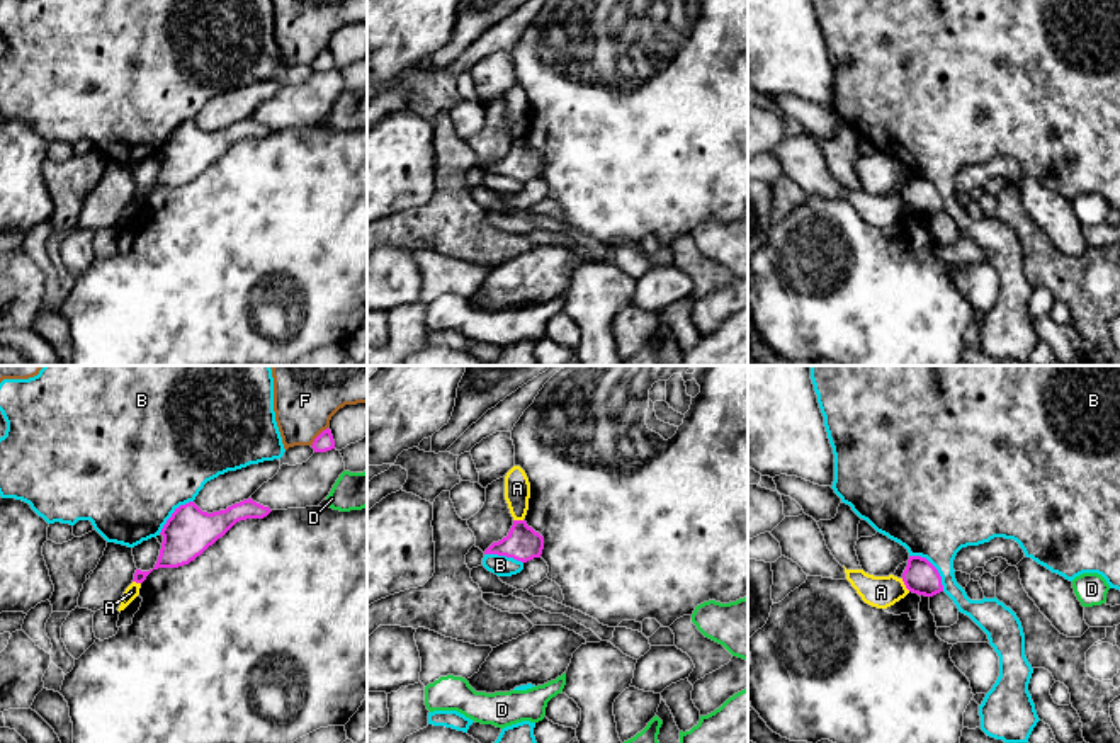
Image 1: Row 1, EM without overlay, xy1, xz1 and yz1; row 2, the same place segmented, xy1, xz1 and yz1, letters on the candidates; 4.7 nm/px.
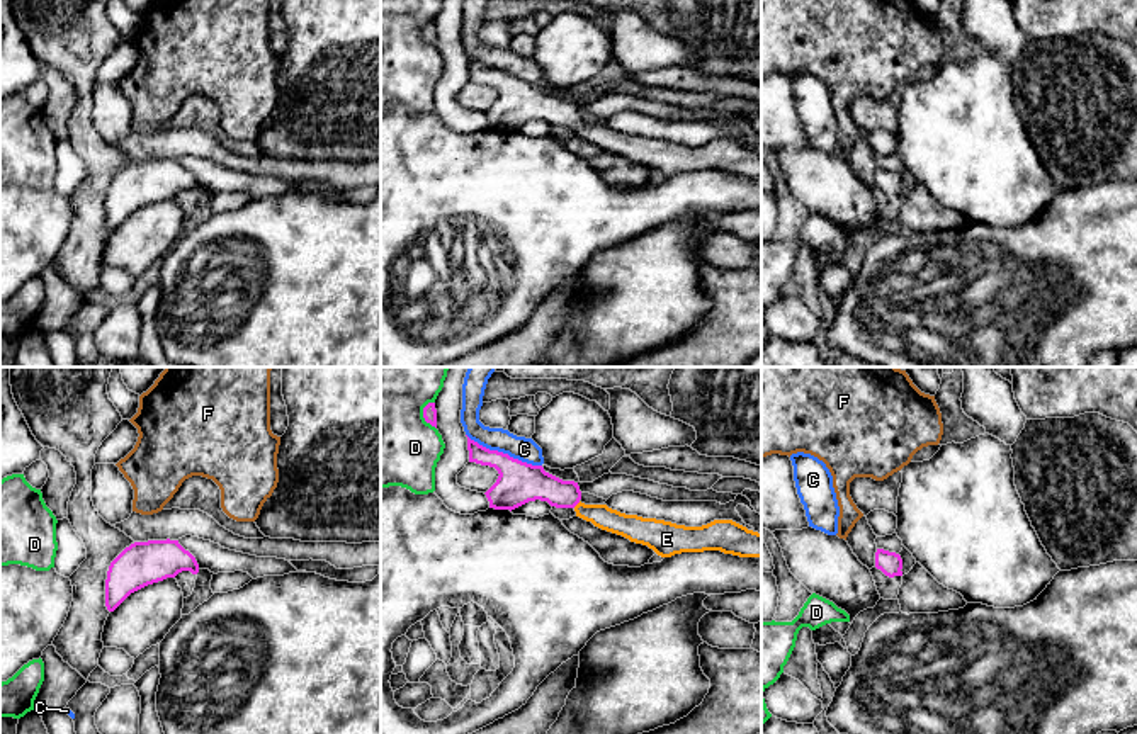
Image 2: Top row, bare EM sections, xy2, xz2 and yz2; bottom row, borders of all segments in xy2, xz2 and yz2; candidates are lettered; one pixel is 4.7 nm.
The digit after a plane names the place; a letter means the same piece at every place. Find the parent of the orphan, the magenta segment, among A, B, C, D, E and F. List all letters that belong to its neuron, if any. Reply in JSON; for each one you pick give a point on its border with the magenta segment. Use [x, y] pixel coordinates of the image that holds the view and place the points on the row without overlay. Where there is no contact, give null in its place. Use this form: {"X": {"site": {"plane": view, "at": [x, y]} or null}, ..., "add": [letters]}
{"E": {"site": {"plane": "xz2", "at": [576, 123]}}, "add": ["E"]}

